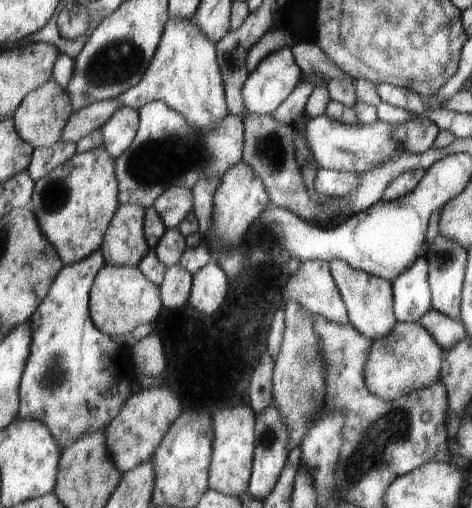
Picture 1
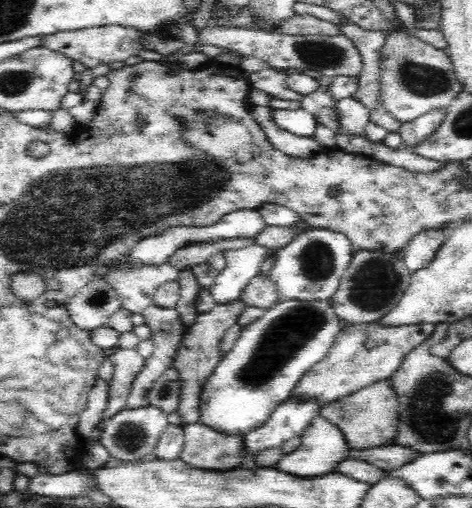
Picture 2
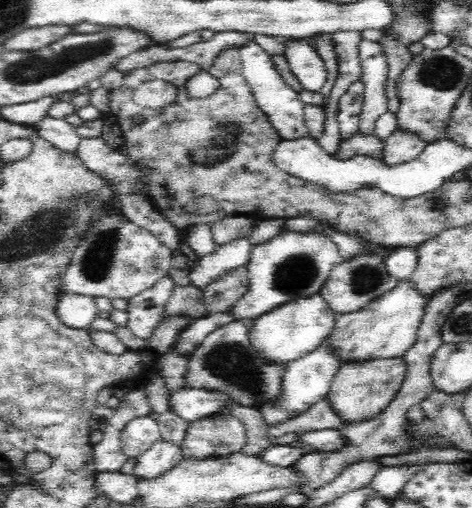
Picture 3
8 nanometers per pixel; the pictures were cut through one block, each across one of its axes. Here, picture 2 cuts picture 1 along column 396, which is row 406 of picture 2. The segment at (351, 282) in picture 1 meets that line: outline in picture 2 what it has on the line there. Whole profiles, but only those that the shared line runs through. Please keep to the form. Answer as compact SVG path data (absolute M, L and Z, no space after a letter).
M379 323L342 326L329 353L314 365L293 388L291 398L299 402L313 402L318 414L324 406L356 394L376 382L389 380L398 370L402 359L416 346L426 342L436 330L435 324L389 328Z

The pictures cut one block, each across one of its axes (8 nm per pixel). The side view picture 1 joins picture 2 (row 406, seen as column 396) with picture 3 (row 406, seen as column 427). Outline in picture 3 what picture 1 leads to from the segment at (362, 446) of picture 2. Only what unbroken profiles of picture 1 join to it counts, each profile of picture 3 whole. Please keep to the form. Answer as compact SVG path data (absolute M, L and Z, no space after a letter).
M400 358L378 359L373 361L364 361L356 363L350 361L340 365L337 373L334 375L327 399L332 405L334 413L342 417L343 424L359 423L380 414L397 395L402 386L404 376L406 374L406 361Z

